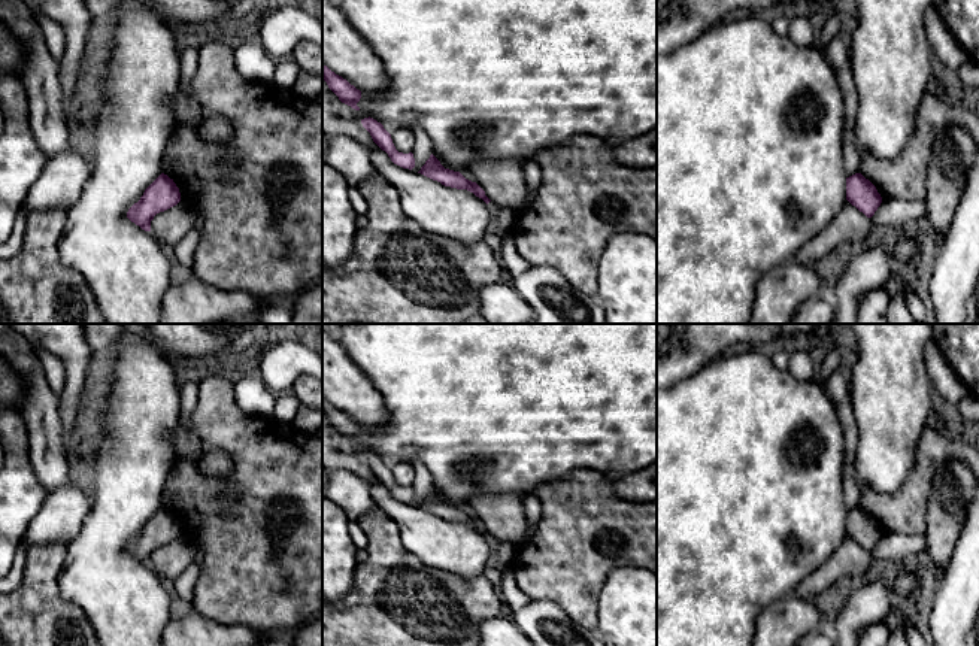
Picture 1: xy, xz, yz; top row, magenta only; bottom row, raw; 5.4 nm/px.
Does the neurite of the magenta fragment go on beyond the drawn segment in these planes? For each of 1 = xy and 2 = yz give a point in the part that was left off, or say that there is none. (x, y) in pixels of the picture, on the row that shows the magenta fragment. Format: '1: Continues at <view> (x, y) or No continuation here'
1: No continuation here
2: No continuation here

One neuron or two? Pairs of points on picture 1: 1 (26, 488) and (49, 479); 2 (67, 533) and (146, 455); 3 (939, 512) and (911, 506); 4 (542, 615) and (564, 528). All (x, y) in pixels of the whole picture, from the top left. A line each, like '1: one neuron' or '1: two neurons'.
1: two neurons
2: two neurons
3: two neurons
4: two neurons

